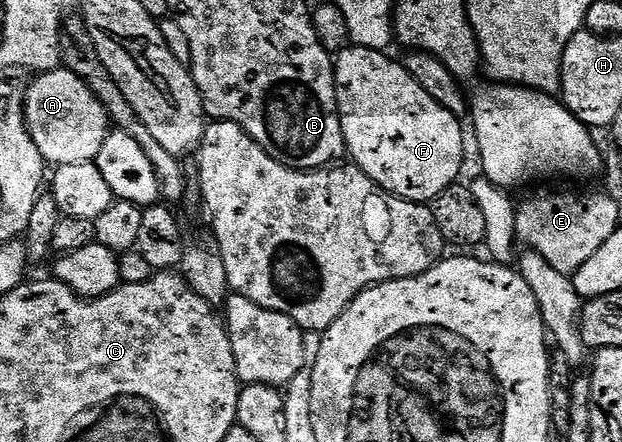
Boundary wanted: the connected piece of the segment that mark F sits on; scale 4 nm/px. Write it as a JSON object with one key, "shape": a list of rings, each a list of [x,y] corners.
{"shape":[[[353,47],[346,48],[341,54],[336,54],[335,72],[337,75],[337,109],[341,112],[345,148],[352,164],[359,166],[380,189],[385,190],[386,194],[402,197],[404,201],[416,203],[432,203],[438,200],[445,190],[460,178],[457,176],[461,173],[461,160],[465,157],[465,137],[461,134],[462,122],[455,115],[451,115],[451,111],[441,109],[439,103],[435,103],[431,99],[431,95],[427,95],[423,91],[423,87],[419,87],[415,83],[415,79],[411,79],[407,75],[405,68],[393,69],[392,63],[385,61],[386,54],[384,52],[358,51]]]}

